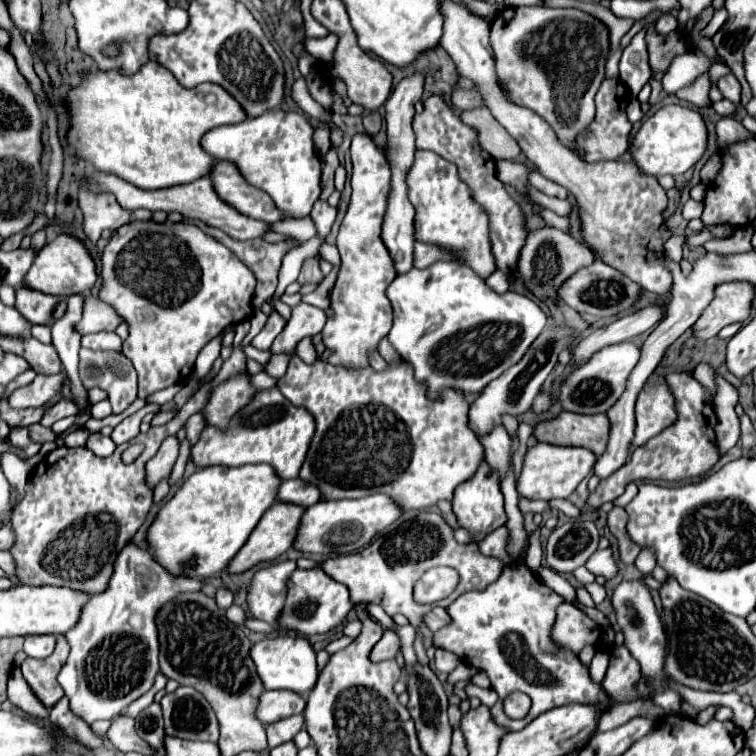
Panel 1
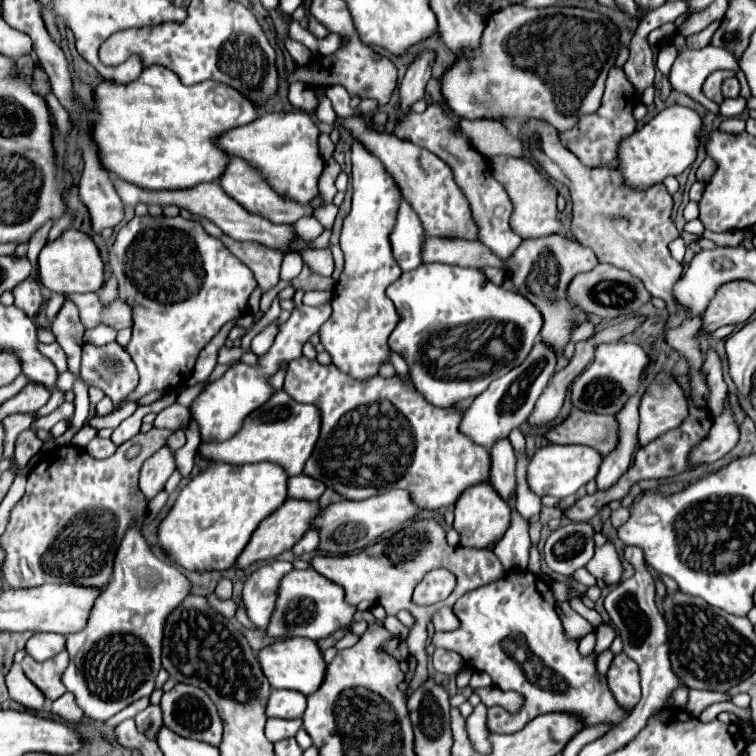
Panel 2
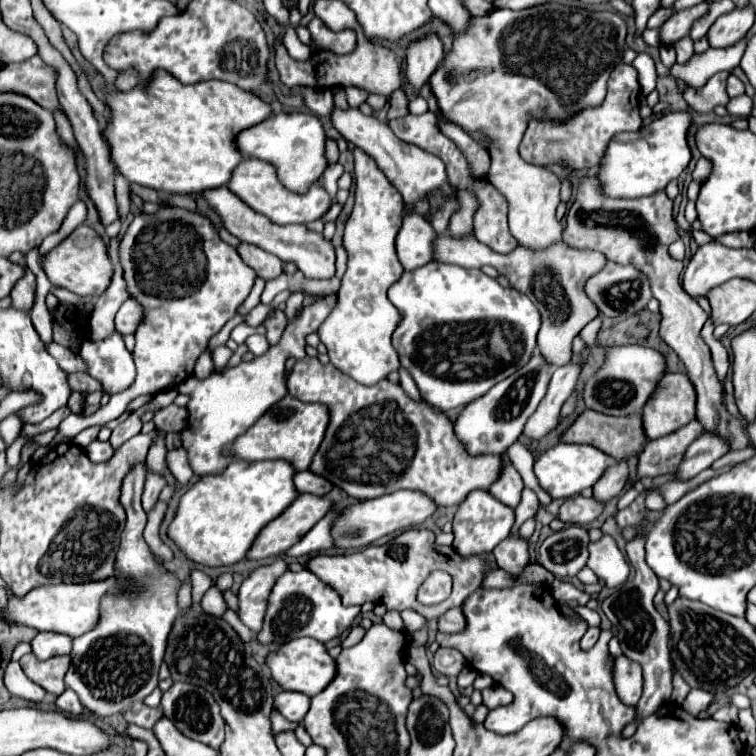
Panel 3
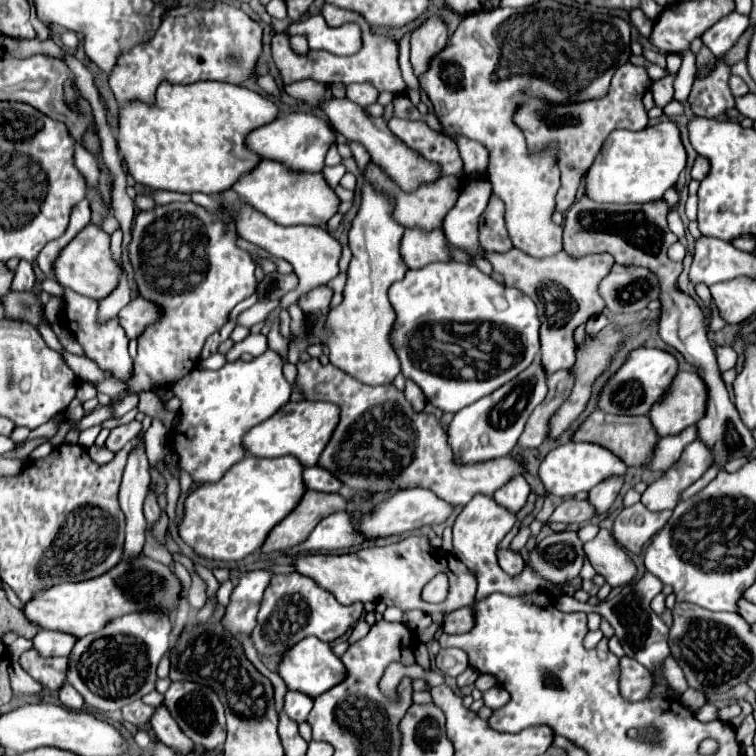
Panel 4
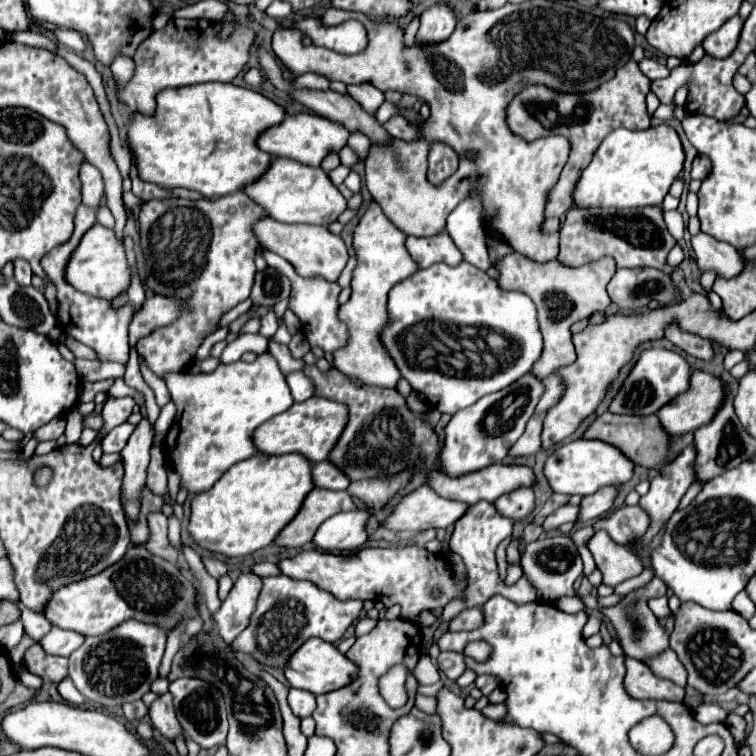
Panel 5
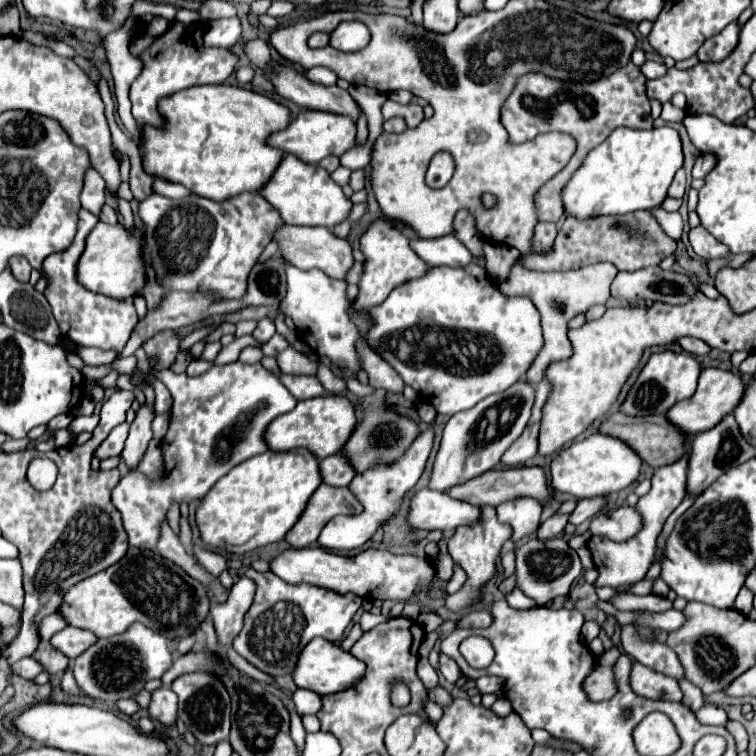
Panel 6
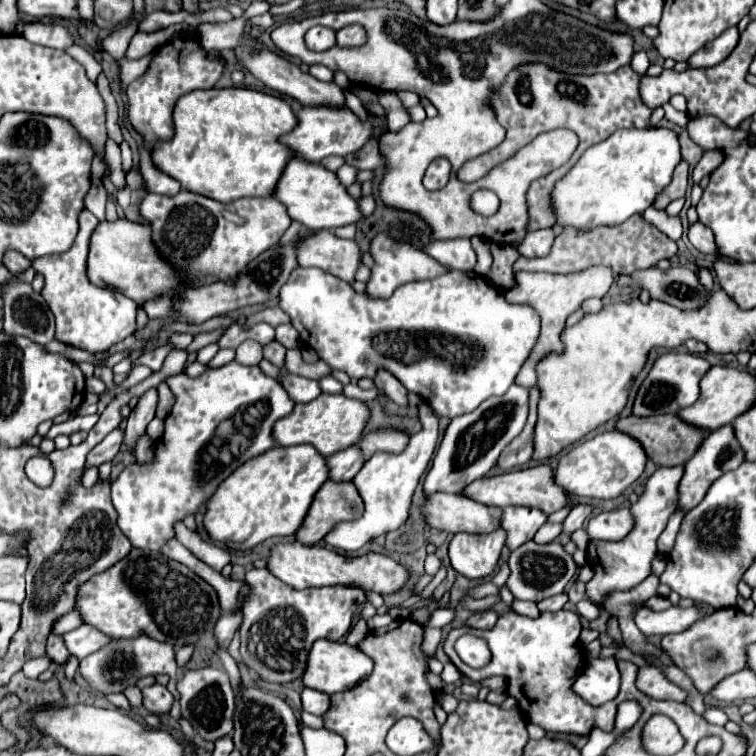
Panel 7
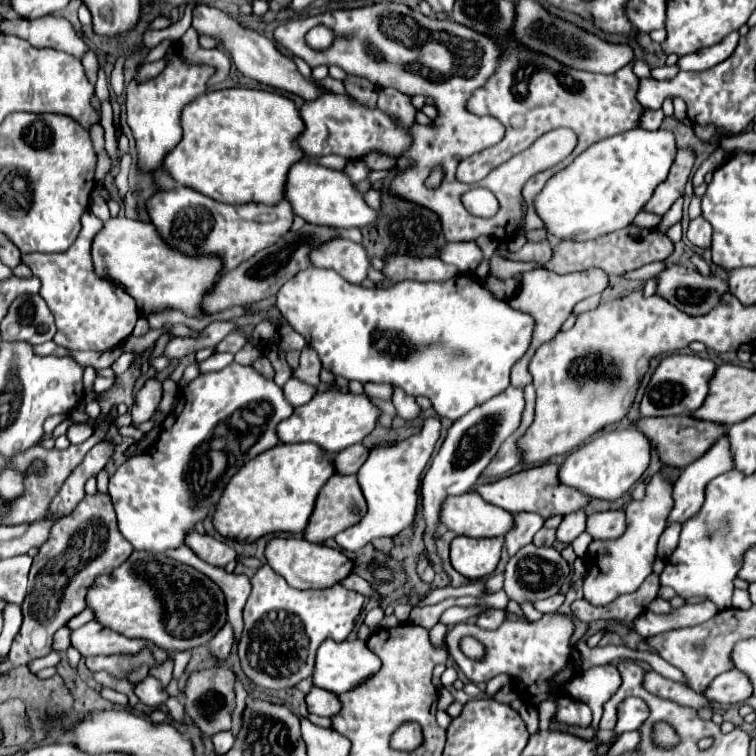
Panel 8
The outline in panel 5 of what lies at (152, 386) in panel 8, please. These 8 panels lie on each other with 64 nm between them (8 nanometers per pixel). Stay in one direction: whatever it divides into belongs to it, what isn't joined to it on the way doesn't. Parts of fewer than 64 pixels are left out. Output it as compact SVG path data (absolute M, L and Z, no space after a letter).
M144 418L128 444L122 450L124 460L124 480L122 480L122 506L128 520L138 520L140 516L140 494L146 486L146 468L150 462L150 446L152 446L152 426Z

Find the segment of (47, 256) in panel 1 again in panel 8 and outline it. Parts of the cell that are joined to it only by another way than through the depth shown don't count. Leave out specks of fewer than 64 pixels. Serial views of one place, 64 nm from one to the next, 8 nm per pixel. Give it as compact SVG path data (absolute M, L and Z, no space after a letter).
M126 216L104 222L102 230L92 242L92 262L94 272L114 284L120 284L136 300L138 310L144 316L148 316L150 310L176 306L182 308L188 316L202 318L204 314L200 310L200 302L206 296L204 292L216 284L216 278L222 270L220 260L214 256L190 258L182 256L180 252L170 252L170 248L158 240L154 224L130 220Z

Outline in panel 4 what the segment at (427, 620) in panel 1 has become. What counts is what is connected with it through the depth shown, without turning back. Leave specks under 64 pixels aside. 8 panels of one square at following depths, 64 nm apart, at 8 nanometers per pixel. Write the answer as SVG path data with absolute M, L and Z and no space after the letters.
M466 606L446 614L442 630L446 634L462 634L462 632L468 632L472 626L474 626L474 614L472 614L472 608Z

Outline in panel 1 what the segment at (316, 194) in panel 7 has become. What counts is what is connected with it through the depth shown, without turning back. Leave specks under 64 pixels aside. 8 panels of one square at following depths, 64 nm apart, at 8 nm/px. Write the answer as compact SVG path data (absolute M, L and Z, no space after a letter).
M216 162L210 170L210 180L218 198L240 214L264 222L282 220L282 214L274 208L270 196L266 196L266 192L258 192L258 188L250 188L250 184L238 176L238 168L234 168L234 164Z

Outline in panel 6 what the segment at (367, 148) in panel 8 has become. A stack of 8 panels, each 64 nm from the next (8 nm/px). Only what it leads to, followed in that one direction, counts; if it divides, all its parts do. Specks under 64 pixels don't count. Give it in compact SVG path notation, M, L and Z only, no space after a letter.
M304 110L296 118L290 120L290 124L284 130L278 130L270 134L266 144L272 148L280 148L286 154L294 154L306 164L318 164L322 158L334 154L340 156L348 148L354 148L356 138L356 124L346 116L336 116L330 112L316 112L316 110Z

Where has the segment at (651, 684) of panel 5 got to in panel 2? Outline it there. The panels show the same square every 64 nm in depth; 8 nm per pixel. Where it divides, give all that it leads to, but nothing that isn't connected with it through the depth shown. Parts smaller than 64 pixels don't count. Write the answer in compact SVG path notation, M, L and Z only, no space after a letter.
M620 652L618 656L614 656L612 666L606 674L608 680L608 688L614 694L616 702L620 706L626 708L634 708L640 700L640 692L638 692L638 664L628 658L624 652Z

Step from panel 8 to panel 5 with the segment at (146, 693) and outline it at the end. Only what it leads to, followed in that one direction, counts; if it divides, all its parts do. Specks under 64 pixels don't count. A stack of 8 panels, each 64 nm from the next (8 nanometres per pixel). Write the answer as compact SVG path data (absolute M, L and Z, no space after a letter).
M164 694L160 696L152 706L150 706L150 722L152 726L168 740L176 740L178 736L182 736L182 728L174 716L174 706L172 706L172 696Z

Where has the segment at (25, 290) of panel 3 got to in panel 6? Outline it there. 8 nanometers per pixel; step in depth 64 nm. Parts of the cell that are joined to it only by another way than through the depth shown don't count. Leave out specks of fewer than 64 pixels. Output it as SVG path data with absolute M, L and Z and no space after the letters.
M14 256L14 260L10 260L10 268L12 274L20 280L20 282L28 282L30 280L30 264L26 264L26 260L22 260L22 256Z

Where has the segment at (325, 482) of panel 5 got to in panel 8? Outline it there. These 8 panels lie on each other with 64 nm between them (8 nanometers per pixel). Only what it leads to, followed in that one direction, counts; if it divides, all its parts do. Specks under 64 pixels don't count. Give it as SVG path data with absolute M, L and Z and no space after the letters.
M354 444L354 446L338 452L334 456L336 474L344 474L344 476L356 474L360 470L360 466L366 462L366 456L368 456L368 448L364 444Z

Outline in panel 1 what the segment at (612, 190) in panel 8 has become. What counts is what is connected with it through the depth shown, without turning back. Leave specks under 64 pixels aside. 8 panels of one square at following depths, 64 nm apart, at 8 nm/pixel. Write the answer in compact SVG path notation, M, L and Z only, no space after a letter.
M670 104L662 106L654 116L650 116L642 124L642 128L634 136L630 152L634 162L640 166L644 174L678 176L684 174L688 168L692 168L704 156L706 148L708 148L708 130L704 126L702 116L692 108Z

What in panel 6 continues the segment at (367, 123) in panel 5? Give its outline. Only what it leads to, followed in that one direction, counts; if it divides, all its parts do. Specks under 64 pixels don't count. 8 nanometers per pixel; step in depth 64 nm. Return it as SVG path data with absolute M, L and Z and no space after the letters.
M274 62L274 76L270 78L278 90L280 96L286 100L292 100L298 106L304 106L308 110L320 110L330 114L348 116L354 122L358 120L360 106L354 102L354 98L340 90L338 86L320 86L314 82L308 82L304 74L296 72L294 68L284 68Z

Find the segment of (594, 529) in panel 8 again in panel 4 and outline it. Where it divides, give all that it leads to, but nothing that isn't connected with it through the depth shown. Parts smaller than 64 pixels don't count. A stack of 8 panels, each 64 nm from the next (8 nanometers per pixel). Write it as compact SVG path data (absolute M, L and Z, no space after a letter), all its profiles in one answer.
M642 502L624 508L614 520L614 538L632 554L640 554L642 546L662 528L670 512L650 512Z

